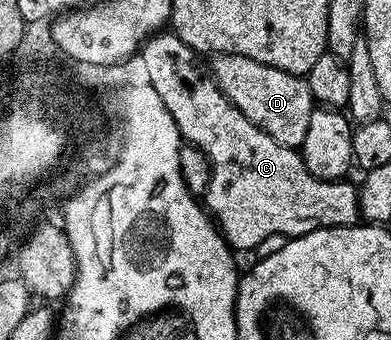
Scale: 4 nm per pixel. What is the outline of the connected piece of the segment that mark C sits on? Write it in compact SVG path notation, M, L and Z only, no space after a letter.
M188 48L177 50L149 50L140 51L141 66L145 69L147 85L159 92L159 100L171 112L175 124L179 128L182 139L186 143L194 142L205 153L209 161L209 187L205 190L203 205L209 211L217 224L217 229L225 237L234 251L253 250L256 246L265 246L268 237L275 233L285 233L290 238L297 238L300 234L310 234L322 228L332 226L355 226L361 218L359 204L359 190L349 180L324 182L322 178L311 176L303 164L300 153L292 146L279 144L267 132L263 132L239 108L235 108L223 96L221 89L212 77L197 71L194 51Z

